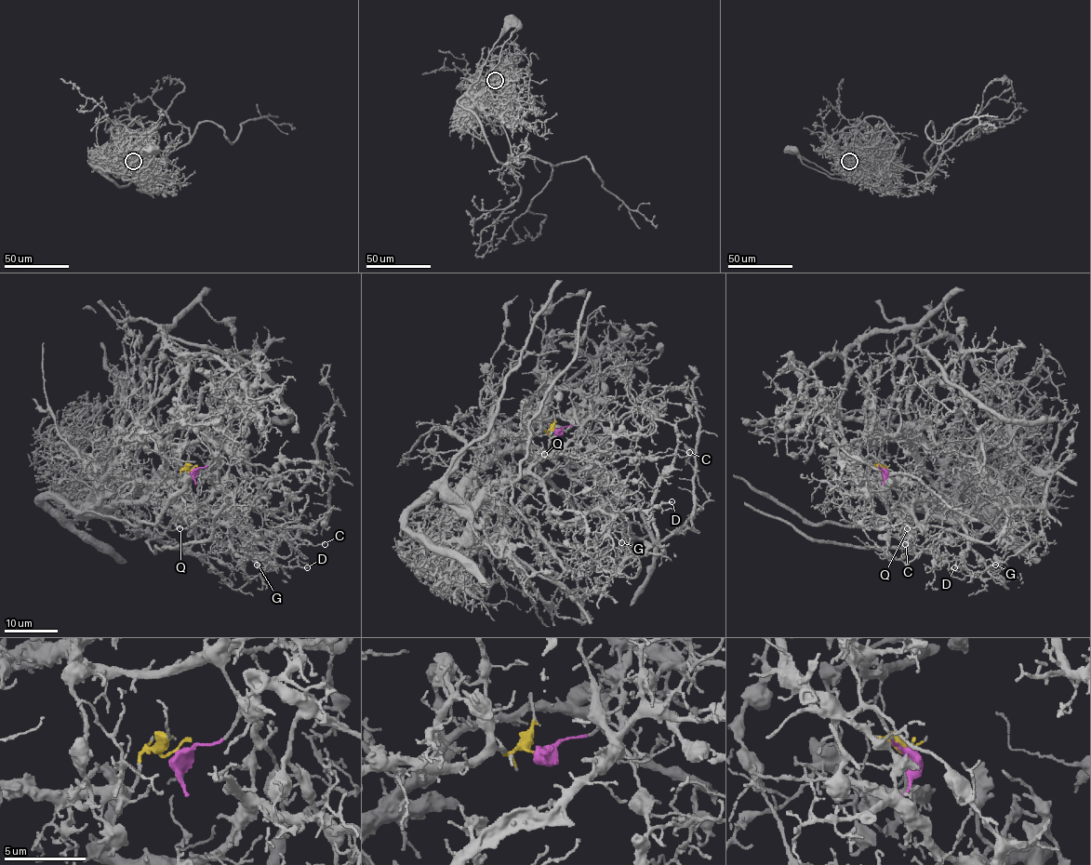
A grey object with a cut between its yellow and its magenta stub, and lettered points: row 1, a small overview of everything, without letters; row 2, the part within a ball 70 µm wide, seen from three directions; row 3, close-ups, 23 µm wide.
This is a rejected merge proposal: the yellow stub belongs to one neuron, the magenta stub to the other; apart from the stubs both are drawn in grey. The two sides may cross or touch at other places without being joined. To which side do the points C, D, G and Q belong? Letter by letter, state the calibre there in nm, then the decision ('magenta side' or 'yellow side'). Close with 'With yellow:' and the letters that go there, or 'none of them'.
C: 220 nm thick; yellow side
D: 200 nm thick; yellow side
G: 170 nm thick; yellow side
Q: 240 nm thick; yellow side
With yellow: C, D, G, Q

